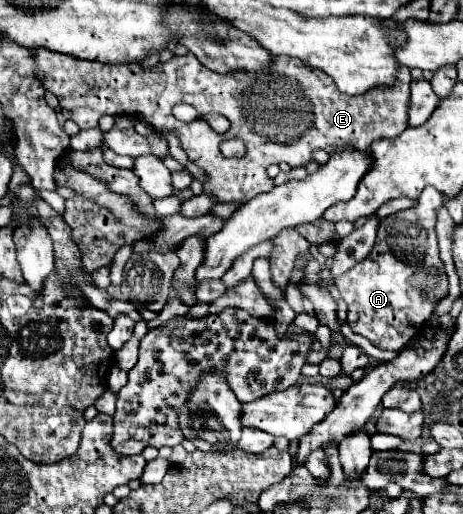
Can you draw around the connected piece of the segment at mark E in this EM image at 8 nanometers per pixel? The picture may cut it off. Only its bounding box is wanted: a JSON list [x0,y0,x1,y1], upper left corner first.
[35,50,411,204]

